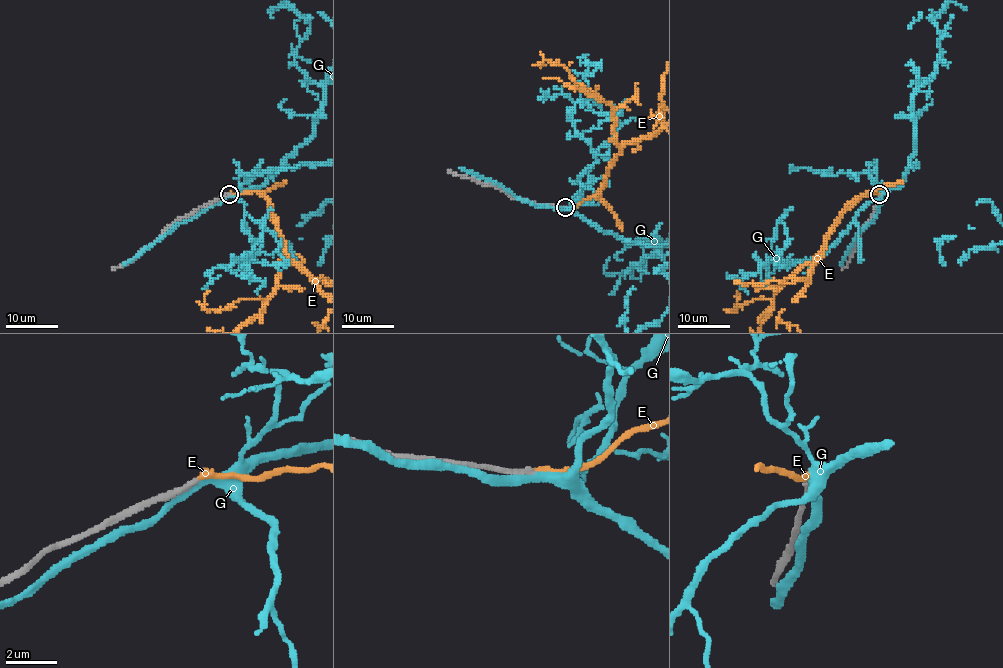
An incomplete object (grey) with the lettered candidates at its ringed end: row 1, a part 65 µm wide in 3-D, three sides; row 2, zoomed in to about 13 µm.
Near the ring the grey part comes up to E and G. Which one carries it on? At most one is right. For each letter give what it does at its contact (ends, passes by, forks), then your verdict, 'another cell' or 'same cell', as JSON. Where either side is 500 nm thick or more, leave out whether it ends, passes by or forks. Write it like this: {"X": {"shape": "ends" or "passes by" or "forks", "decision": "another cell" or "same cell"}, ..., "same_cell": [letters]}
{"E": {"shape": "ends", "decision": "same cell"}, "G": {"shape": "passes by", "decision": "another cell"}, "same_cell": ["E"]}

